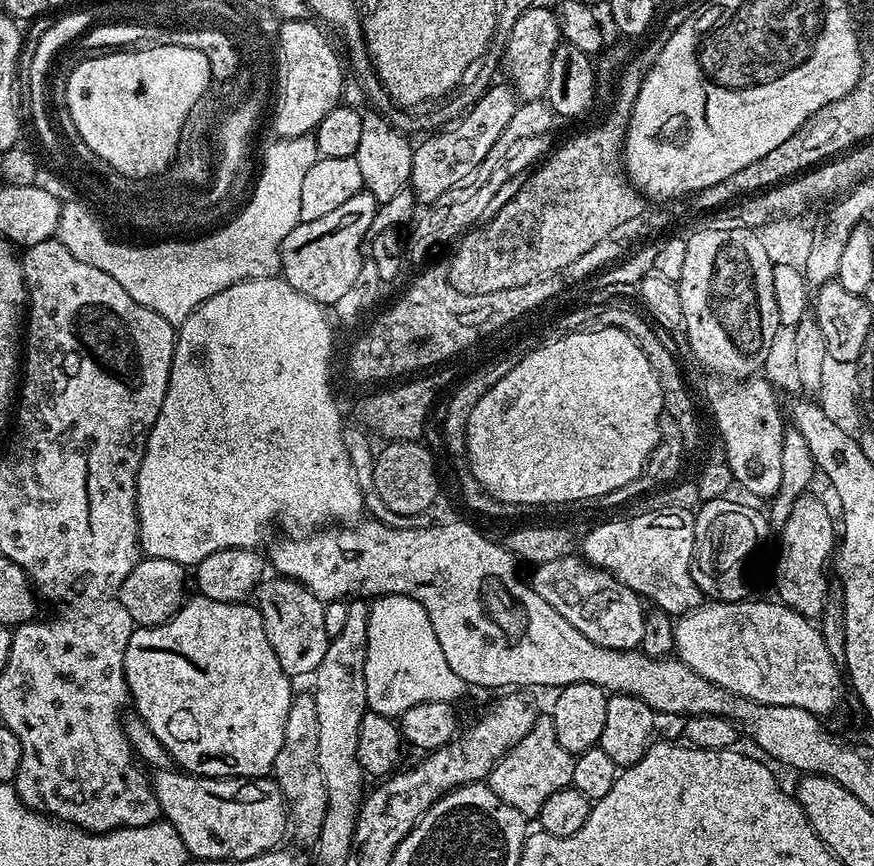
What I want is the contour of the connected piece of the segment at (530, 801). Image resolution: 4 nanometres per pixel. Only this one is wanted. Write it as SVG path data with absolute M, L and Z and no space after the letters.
M537 715L534 726L522 742L518 742L501 758L488 775L487 785L506 802L506 806L514 806L526 818L539 817L542 806L550 794L571 785L574 778L574 762L576 756L564 749L558 742L558 734L554 734L554 722L551 715Z

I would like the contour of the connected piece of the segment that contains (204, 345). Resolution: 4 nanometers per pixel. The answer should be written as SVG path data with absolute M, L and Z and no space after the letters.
M274 275L267 276L266 278L243 280L226 290L222 290L218 294L214 294L214 298L210 298L206 302L199 304L184 319L183 324L179 325L176 333L176 349L174 350L174 358L170 366L170 378L166 386L166 394L162 398L162 410L158 410L158 418L154 418L154 426L148 435L146 450L142 458L142 466L138 470L138 478L136 479L136 513L138 514L138 522L140 523L140 551L145 557L166 558L170 562L178 562L185 566L195 566L202 562L202 558L206 558L218 550L226 550L227 548L259 549L261 547L259 544L267 538L268 531L272 528L272 523L276 523L284 531L281 533L297 537L307 536L325 526L351 526L365 515L364 491L358 486L356 468L350 462L350 454L344 441L346 428L345 425L340 425L340 412L336 409L335 398L332 397L332 328L328 325L328 320L324 317L324 312L325 309L317 304L315 300L310 299L309 296L302 294L298 290L294 290L294 286L290 286L287 280L281 278L279 275Z

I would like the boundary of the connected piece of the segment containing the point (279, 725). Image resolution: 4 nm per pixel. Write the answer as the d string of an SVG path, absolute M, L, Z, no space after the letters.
M199 594L193 595L193 597L193 600L192 597L185 599L184 604L165 624L155 624L152 628L137 627L133 631L130 642L126 646L126 654L124 655L124 673L126 674L126 682L128 683L128 695L131 703L134 705L134 711L143 718L146 726L150 726L150 730L154 730L154 738L158 738L158 742L162 742L162 746L166 746L166 750L172 756L173 761L183 771L191 772L194 776L227 776L229 778L238 776L247 776L249 778L253 776L268 776L274 766L274 758L278 758L278 750L282 750L282 730L286 726L286 714L290 714L290 702L294 695L294 689L292 689L293 681L284 673L282 666L278 666L278 654L274 654L274 646L270 646L270 638L266 638L262 614L255 603L231 604L230 602L214 602L214 598L206 598Z

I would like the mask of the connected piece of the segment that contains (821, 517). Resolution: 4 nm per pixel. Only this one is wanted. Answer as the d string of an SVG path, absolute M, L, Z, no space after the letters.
M807 492L797 498L786 524L776 536L776 565L772 576L776 579L779 603L793 608L798 614L814 620L822 615L827 598L829 578L825 577L826 564L831 561L836 548L838 530L827 506Z

